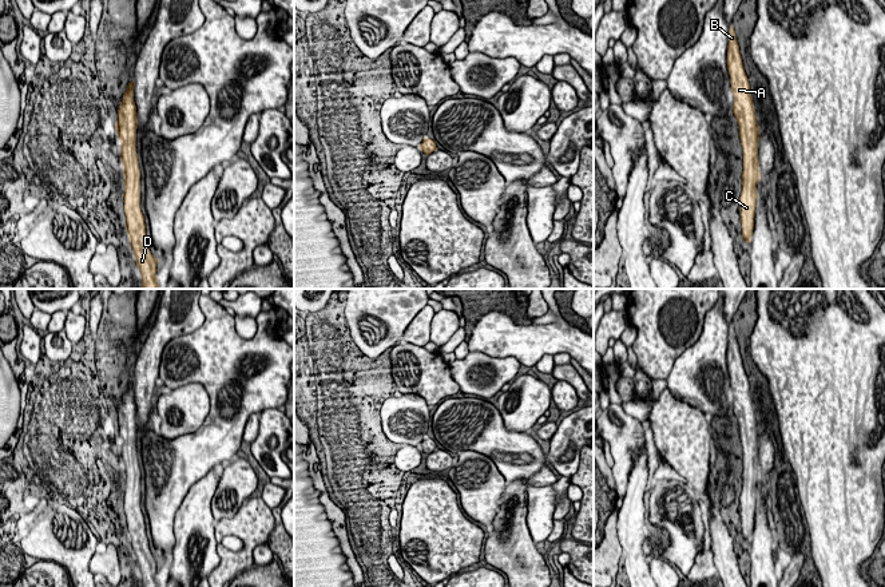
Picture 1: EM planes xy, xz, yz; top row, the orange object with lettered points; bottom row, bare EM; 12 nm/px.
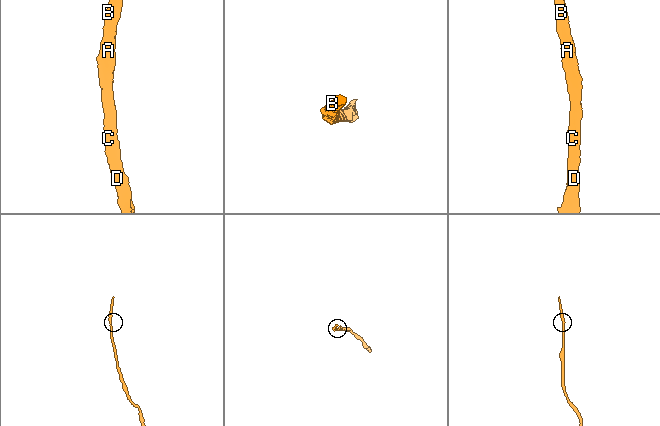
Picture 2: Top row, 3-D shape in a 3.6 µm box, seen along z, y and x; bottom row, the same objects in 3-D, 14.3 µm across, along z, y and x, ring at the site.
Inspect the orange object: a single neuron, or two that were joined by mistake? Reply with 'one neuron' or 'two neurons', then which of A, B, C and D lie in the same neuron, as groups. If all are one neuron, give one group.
one neuron; A B C D

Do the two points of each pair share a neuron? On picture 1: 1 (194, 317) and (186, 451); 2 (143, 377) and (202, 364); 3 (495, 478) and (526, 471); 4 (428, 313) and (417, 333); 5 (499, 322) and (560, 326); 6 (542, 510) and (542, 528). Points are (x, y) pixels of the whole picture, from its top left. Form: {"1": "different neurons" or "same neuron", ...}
{"1": "different neurons", "2": "different neurons", "3": "different neurons", "4": "same neuron", "5": "same neuron", "6": "same neuron"}

